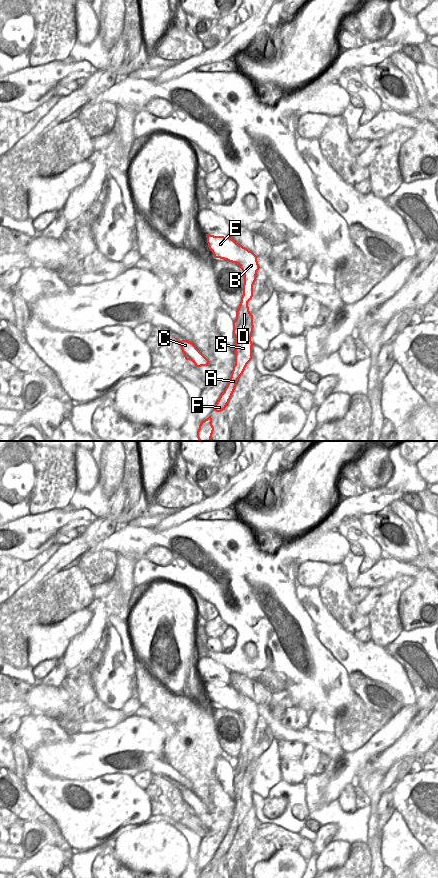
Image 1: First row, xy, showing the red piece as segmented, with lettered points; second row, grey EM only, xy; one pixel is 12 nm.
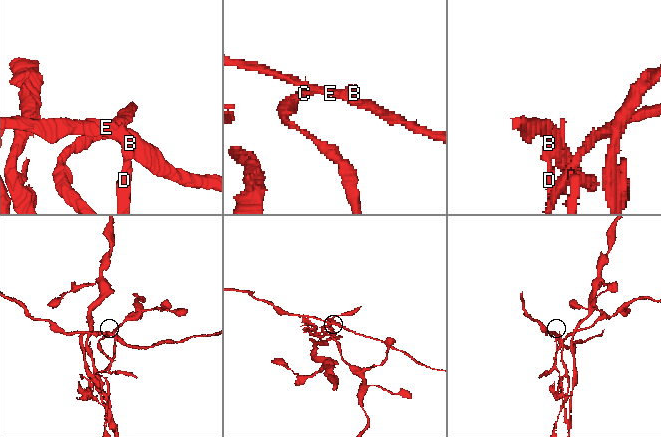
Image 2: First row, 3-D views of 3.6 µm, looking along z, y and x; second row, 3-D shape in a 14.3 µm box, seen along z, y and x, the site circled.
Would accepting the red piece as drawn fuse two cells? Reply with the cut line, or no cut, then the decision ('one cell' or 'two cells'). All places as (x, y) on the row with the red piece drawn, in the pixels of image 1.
cut xy (248, 250), (244, 252), (243, 262), (240, 266); two cells

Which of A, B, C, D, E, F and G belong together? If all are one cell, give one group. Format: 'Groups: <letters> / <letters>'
Groups: A B C D F G / E

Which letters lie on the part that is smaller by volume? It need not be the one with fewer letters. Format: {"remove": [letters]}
{"remove": ["E"]}

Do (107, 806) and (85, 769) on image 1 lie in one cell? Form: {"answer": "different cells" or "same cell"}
{"answer": "different cells"}

